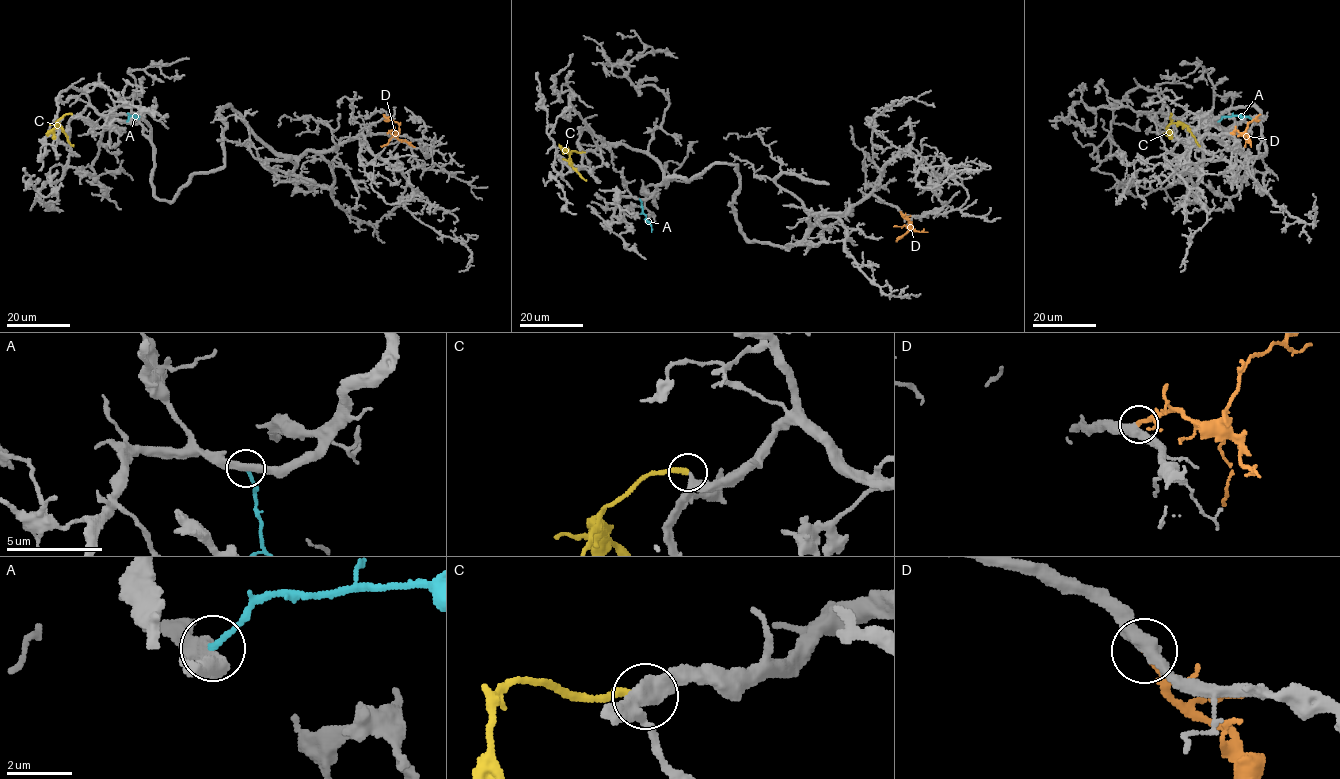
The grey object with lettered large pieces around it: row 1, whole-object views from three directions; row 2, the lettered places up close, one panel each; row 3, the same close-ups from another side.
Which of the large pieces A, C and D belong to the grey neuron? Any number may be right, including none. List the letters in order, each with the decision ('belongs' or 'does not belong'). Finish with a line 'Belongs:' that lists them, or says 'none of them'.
A: does not belong
C: belongs
D: belongs
Belongs: C, D

